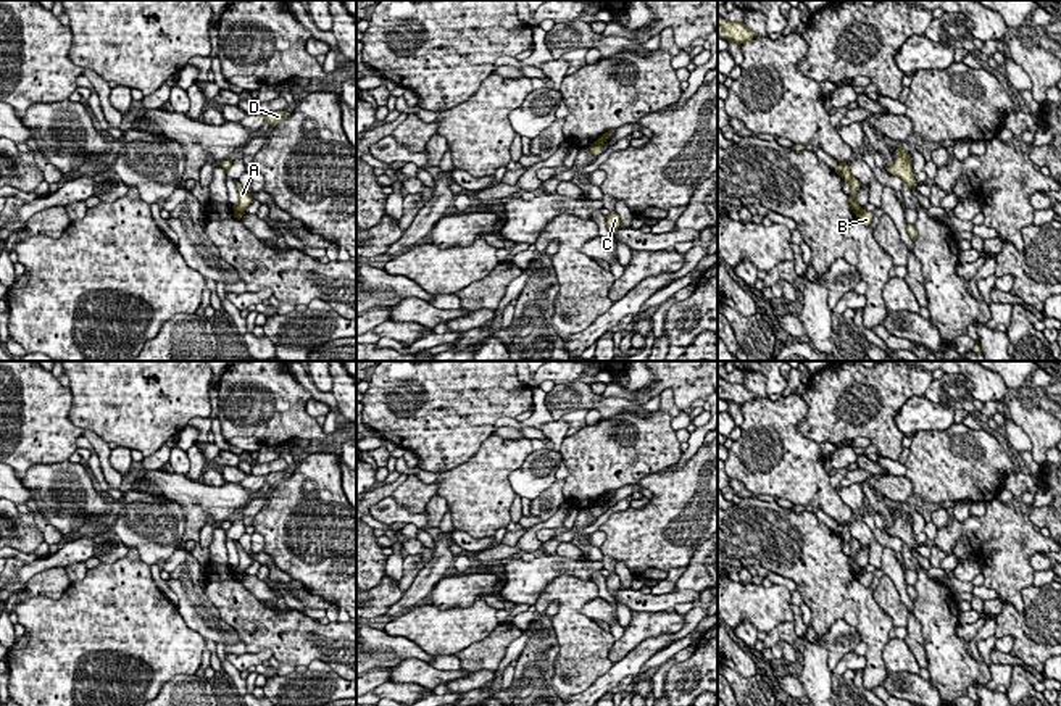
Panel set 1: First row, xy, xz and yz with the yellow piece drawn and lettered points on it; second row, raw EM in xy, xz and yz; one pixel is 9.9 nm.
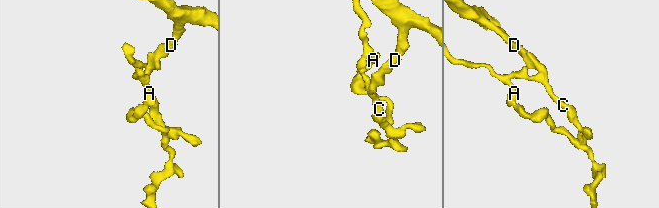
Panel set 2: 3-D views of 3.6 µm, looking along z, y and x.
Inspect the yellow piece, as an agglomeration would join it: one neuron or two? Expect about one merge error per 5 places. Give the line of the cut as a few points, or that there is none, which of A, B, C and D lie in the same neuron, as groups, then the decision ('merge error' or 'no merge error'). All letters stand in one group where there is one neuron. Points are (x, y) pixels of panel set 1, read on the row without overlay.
yz (861, 571), (855, 574) | A C D / B | merge error

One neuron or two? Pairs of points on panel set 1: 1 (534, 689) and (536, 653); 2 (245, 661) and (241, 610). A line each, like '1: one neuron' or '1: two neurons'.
1: one neuron
2: two neurons

